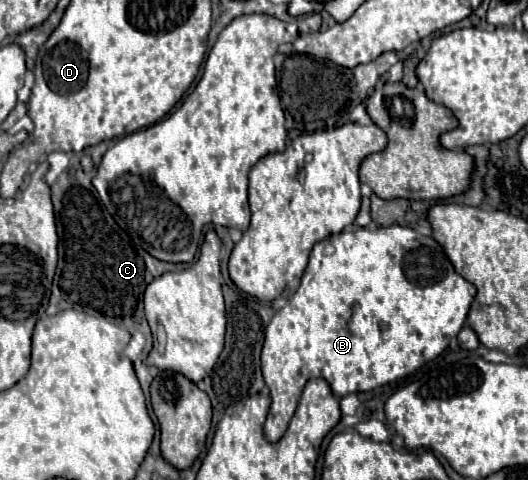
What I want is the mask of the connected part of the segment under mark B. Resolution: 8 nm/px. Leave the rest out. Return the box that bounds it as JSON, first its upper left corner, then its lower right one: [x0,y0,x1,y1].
[261,224,475,442]

